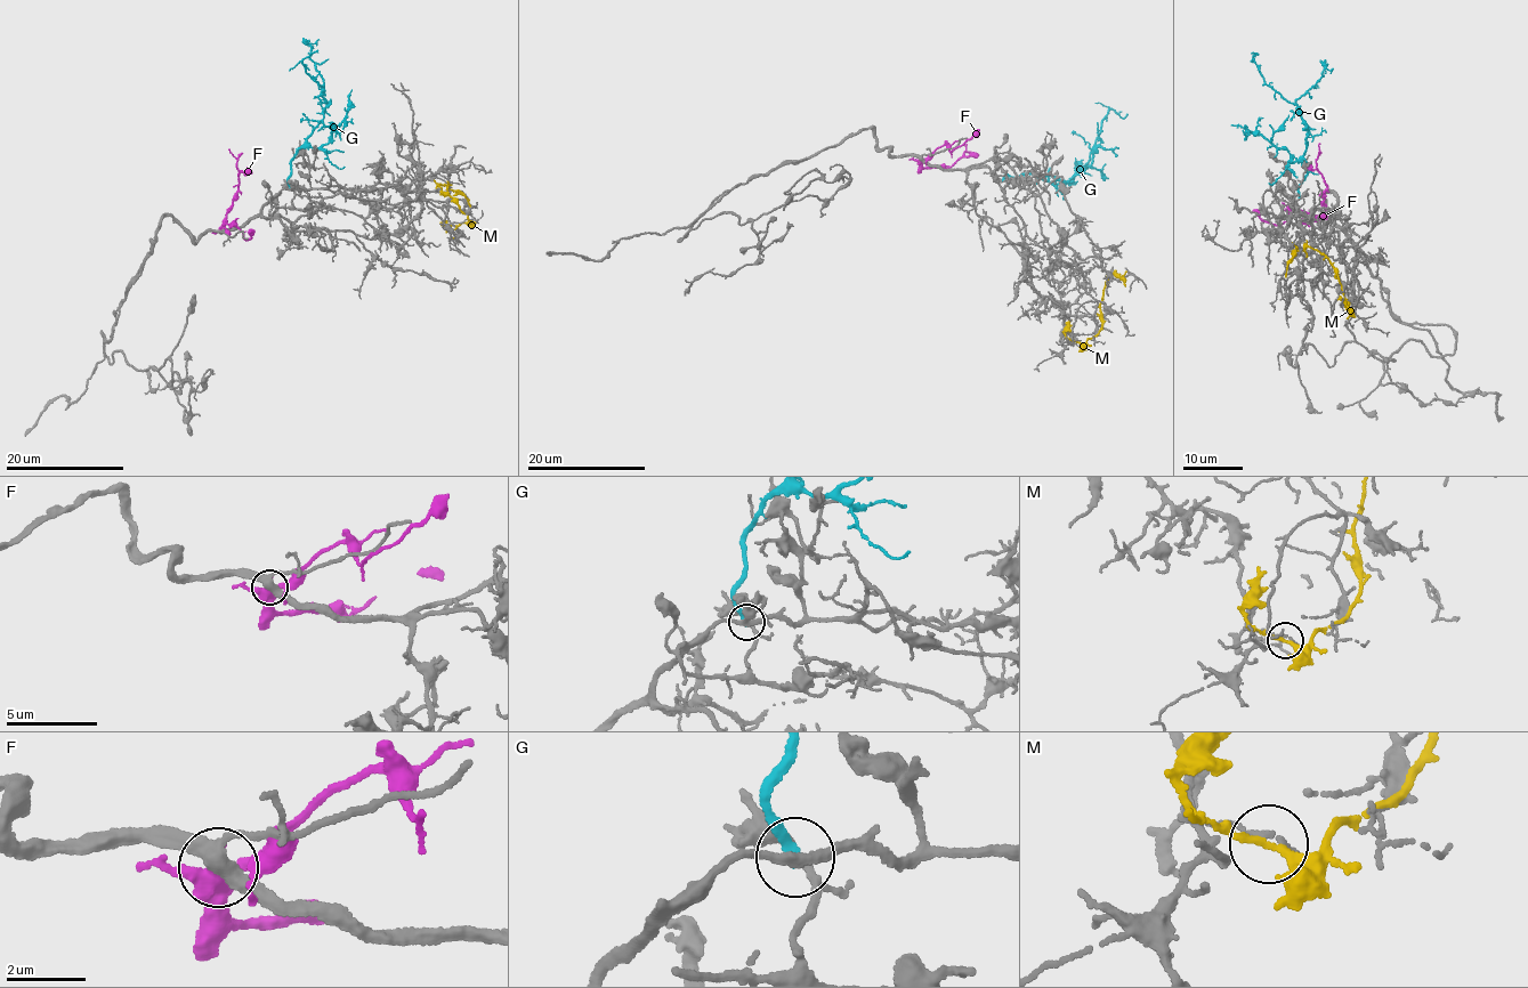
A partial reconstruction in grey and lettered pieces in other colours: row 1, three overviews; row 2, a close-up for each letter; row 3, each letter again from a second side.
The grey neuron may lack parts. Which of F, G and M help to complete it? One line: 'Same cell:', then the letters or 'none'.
Same cell: none

